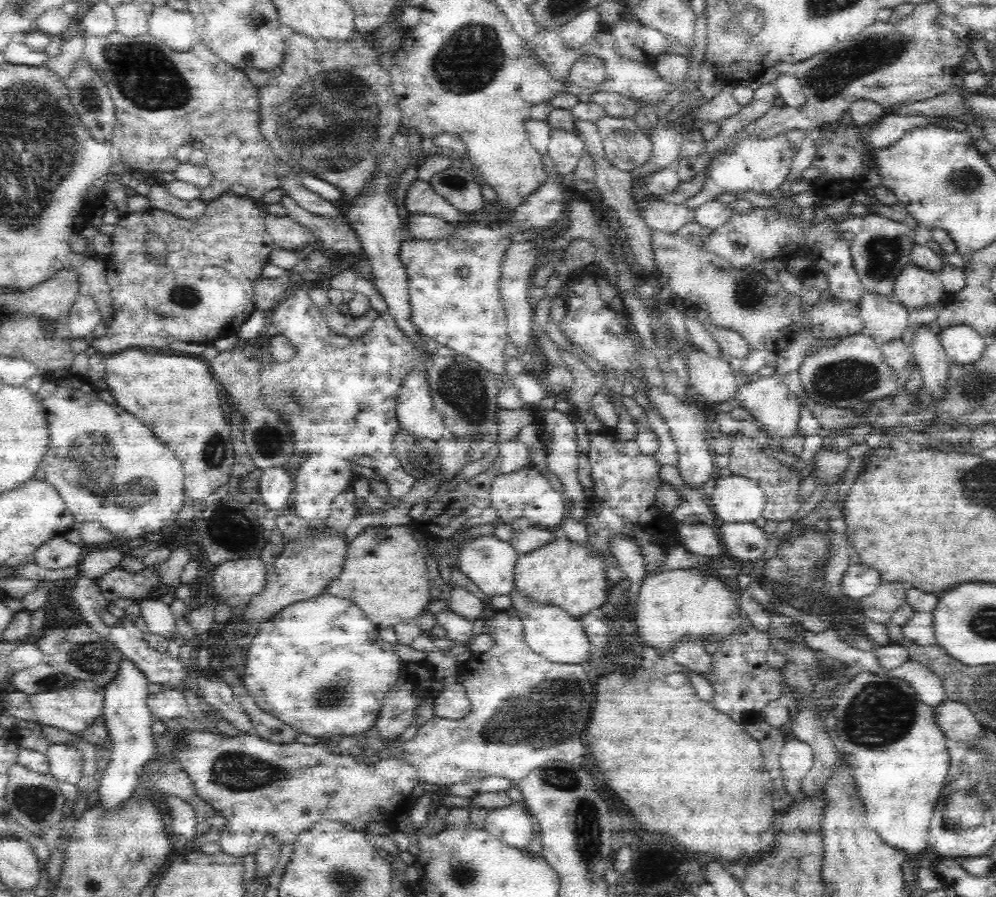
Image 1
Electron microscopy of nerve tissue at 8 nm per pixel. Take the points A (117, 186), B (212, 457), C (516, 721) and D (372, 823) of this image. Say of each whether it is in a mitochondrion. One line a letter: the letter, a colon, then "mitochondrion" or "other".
A: other
B: mitochondrion
C: mitochondrion
D: other

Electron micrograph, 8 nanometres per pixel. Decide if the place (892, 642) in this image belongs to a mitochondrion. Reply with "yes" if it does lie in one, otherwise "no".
no

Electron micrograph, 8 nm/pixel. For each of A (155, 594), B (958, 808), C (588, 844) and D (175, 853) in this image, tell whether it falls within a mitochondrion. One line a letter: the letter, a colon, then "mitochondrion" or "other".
A: other
B: mitochondrion
C: mitochondrion
D: other

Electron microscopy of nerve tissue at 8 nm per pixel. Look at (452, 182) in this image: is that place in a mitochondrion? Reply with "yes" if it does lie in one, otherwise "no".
yes

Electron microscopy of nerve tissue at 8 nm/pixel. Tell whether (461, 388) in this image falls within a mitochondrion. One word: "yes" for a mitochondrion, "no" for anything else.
yes

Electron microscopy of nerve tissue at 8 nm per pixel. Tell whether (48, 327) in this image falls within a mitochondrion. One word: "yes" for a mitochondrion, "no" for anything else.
yes

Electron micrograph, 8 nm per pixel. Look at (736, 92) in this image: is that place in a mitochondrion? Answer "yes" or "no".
no

